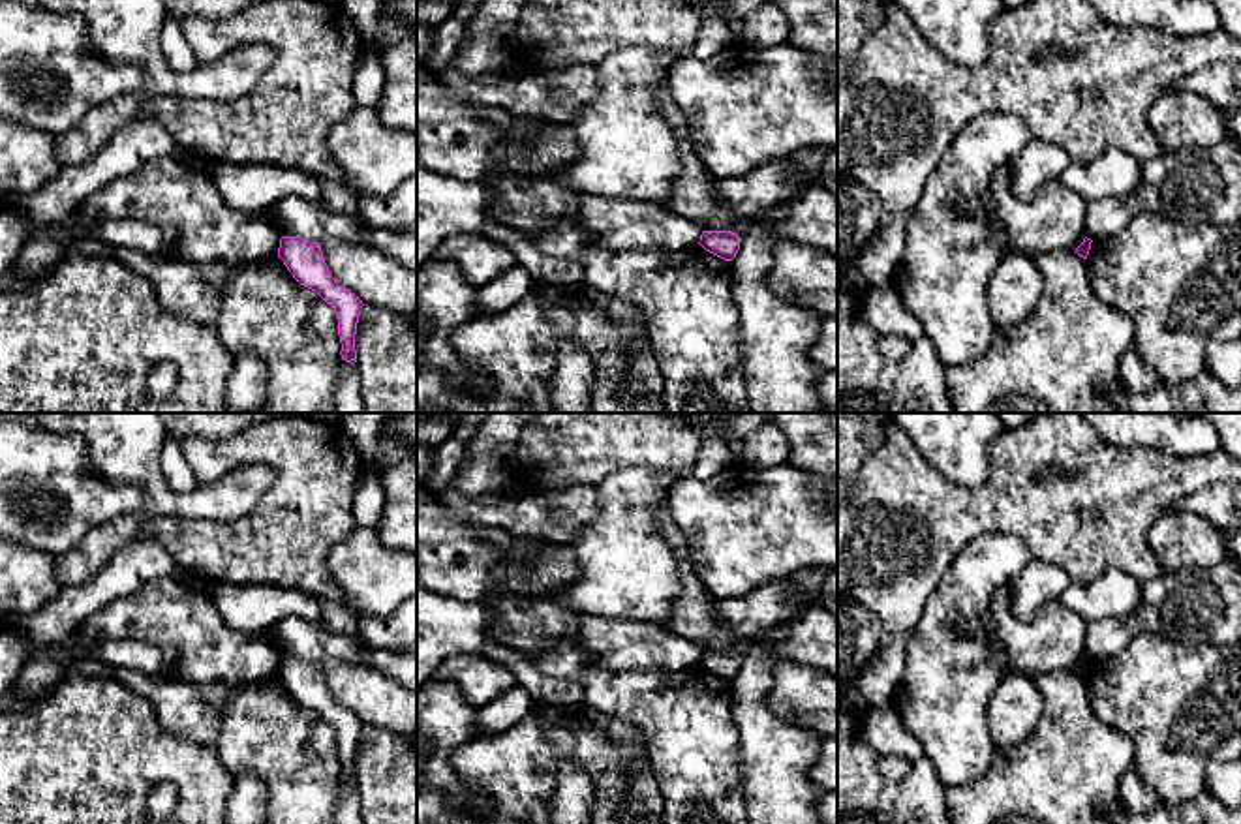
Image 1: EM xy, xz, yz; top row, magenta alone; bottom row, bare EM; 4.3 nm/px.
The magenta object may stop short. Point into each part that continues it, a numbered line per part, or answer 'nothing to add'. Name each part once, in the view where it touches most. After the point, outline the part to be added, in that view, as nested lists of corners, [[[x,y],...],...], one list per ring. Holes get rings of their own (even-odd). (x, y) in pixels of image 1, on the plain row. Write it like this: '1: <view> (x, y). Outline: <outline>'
nothing to add

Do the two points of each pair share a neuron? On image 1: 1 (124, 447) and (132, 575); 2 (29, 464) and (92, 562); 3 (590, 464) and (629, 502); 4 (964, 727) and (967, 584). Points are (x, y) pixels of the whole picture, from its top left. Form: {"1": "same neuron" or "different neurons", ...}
{"1": "different neurons", "2": "different neurons", "3": "different neurons", "4": "same neuron"}

